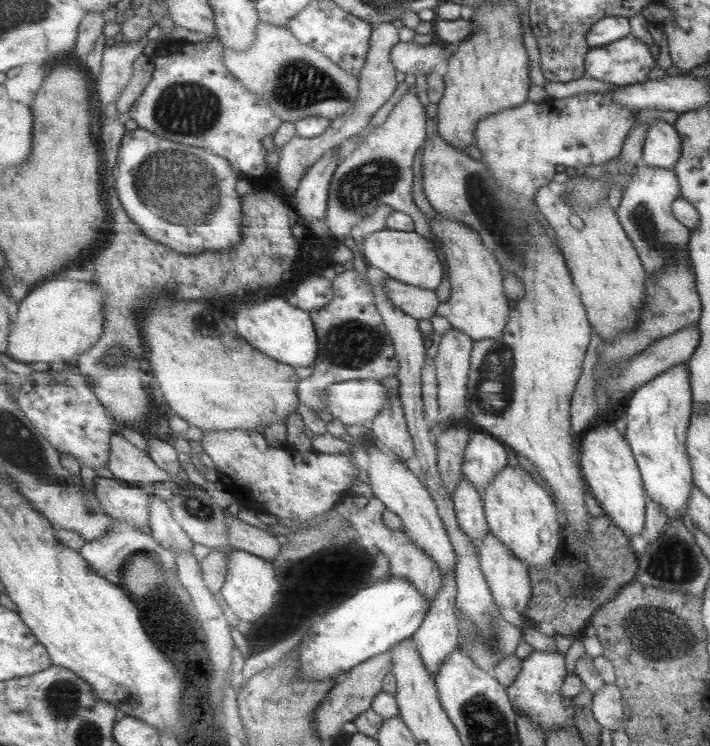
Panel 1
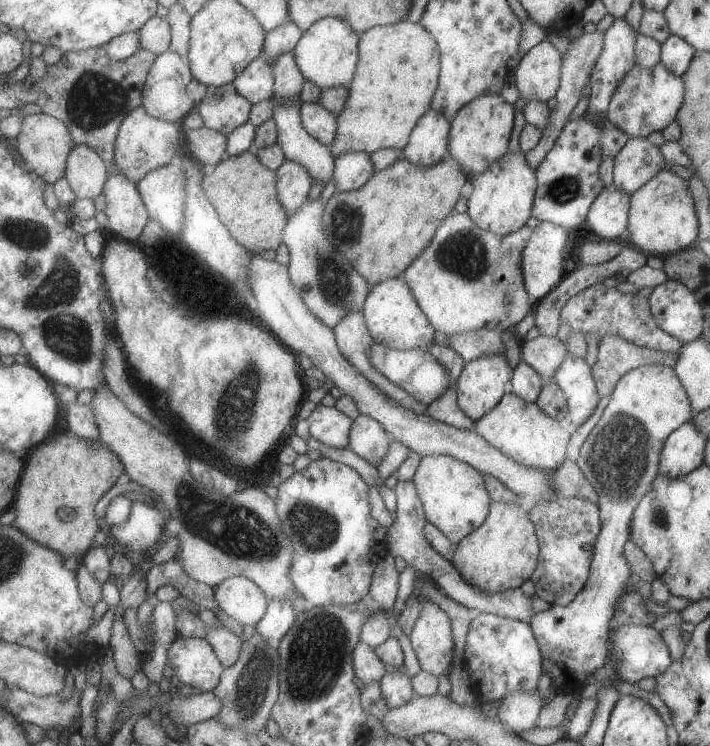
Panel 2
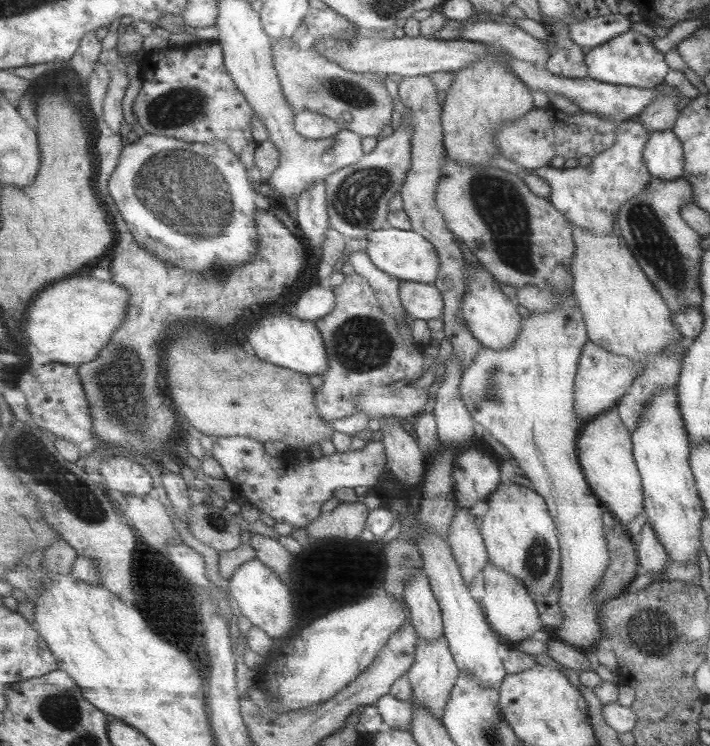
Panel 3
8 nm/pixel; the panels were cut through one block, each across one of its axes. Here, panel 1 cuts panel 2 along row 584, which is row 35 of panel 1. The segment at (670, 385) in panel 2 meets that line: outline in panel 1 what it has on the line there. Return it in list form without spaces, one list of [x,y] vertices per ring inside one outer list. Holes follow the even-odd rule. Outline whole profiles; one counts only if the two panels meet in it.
[[[606,16],[593,23],[586,32],[589,47],[602,47],[629,35],[629,22],[622,16]]]

